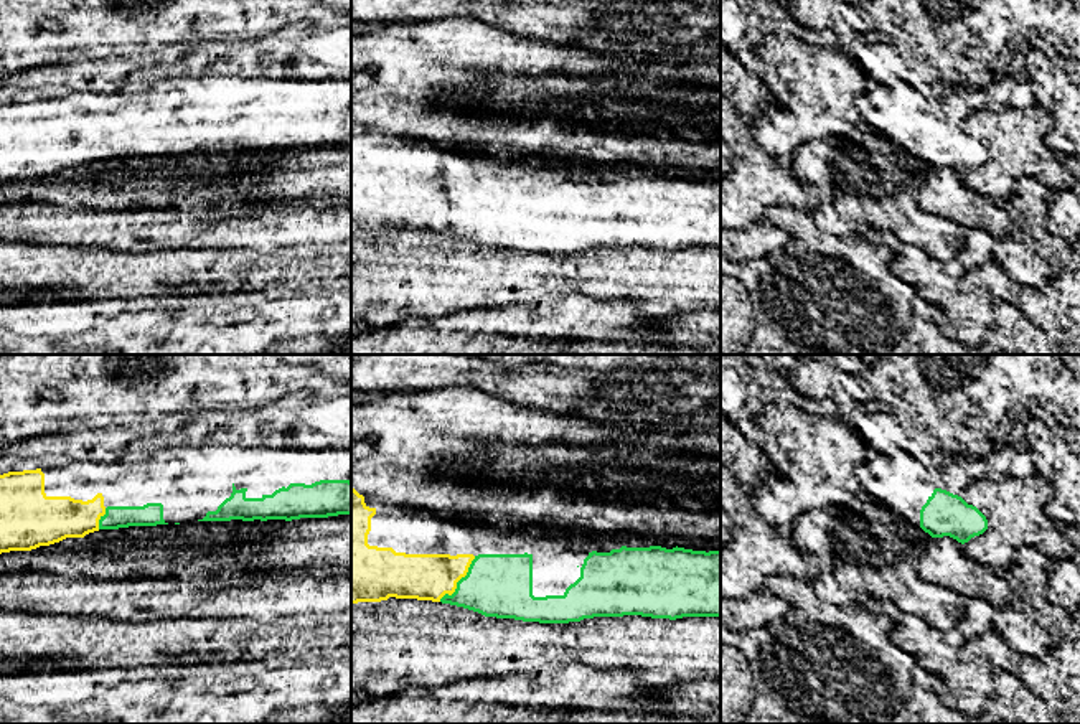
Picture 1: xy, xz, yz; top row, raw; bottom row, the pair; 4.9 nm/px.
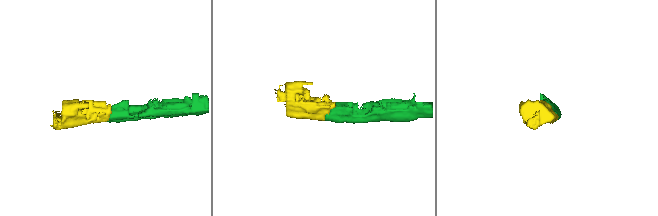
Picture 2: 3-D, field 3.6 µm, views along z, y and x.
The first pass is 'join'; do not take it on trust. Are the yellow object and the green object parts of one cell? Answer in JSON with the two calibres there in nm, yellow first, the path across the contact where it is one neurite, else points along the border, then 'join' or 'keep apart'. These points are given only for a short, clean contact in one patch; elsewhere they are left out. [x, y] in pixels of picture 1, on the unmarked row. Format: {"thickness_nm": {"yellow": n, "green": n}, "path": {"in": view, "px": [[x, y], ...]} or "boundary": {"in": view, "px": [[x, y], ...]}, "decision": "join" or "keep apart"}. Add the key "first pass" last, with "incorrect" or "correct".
{"thickness_nm": {"yellow": 220, "green": 300}, "path": {"in": "xz", "px": [[408, 206], [459, 210], [500, 216]]}, "decision": "join", "first pass": "correct"}

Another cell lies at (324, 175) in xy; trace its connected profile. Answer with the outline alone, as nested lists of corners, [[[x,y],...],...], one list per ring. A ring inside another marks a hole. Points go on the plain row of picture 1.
[[[351,145],[292,150],[270,162],[254,160],[209,178],[201,175],[173,178],[167,172],[153,172],[119,183],[79,178],[0,185],[0,206],[18,201],[101,211],[196,211],[218,206],[241,213],[252,205],[297,200],[320,205],[351,201]]]

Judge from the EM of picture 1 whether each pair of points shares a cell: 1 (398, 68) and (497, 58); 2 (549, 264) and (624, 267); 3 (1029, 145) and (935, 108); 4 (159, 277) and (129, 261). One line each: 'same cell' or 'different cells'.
1: same cell
2: same cell
3: different cells
4: same cell

